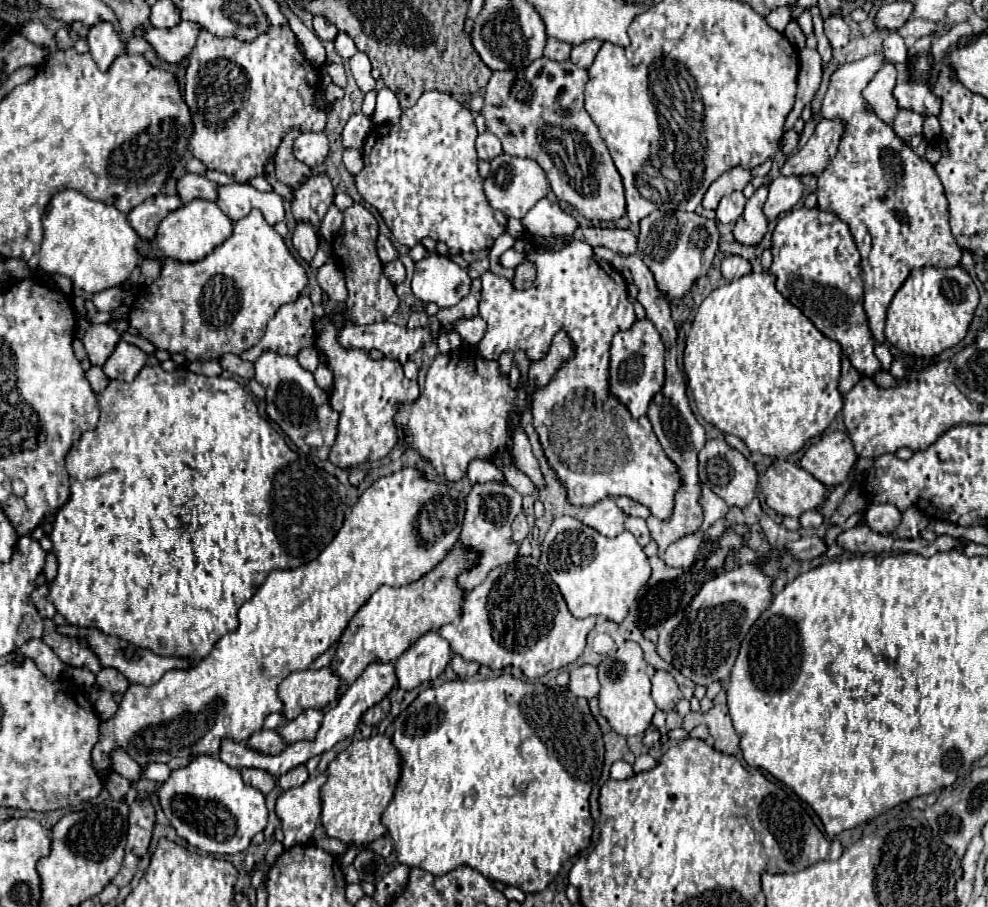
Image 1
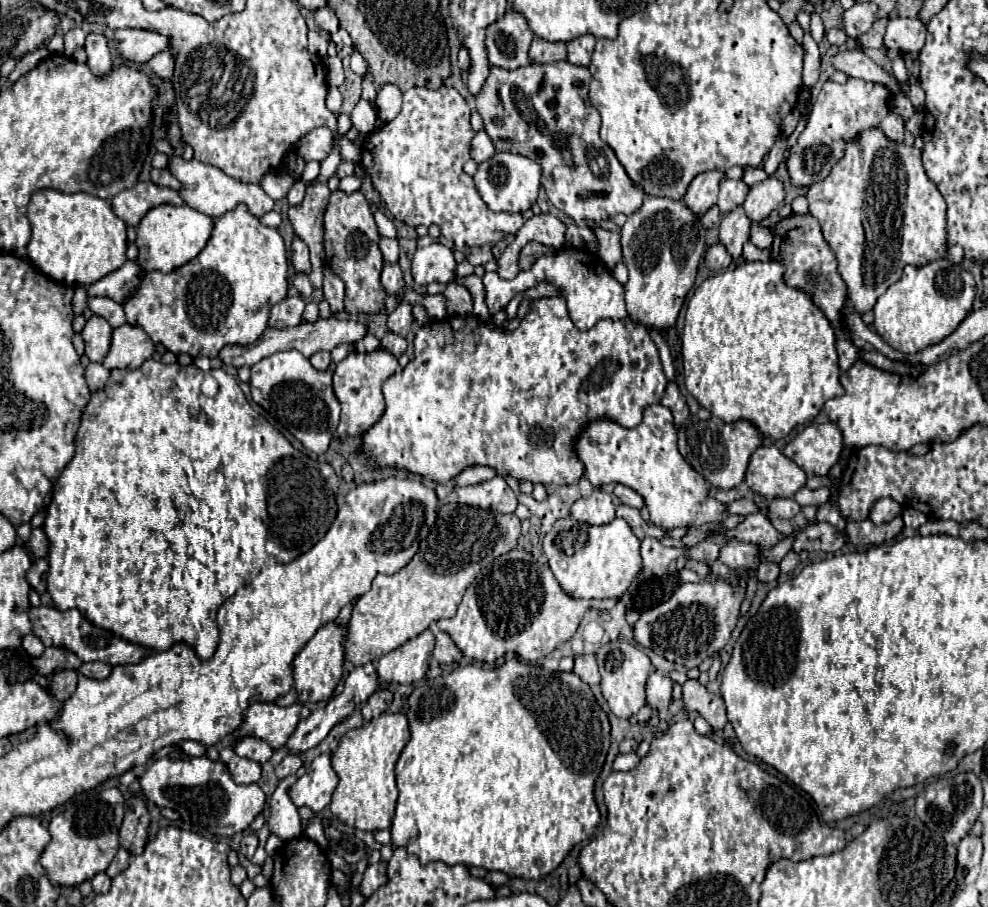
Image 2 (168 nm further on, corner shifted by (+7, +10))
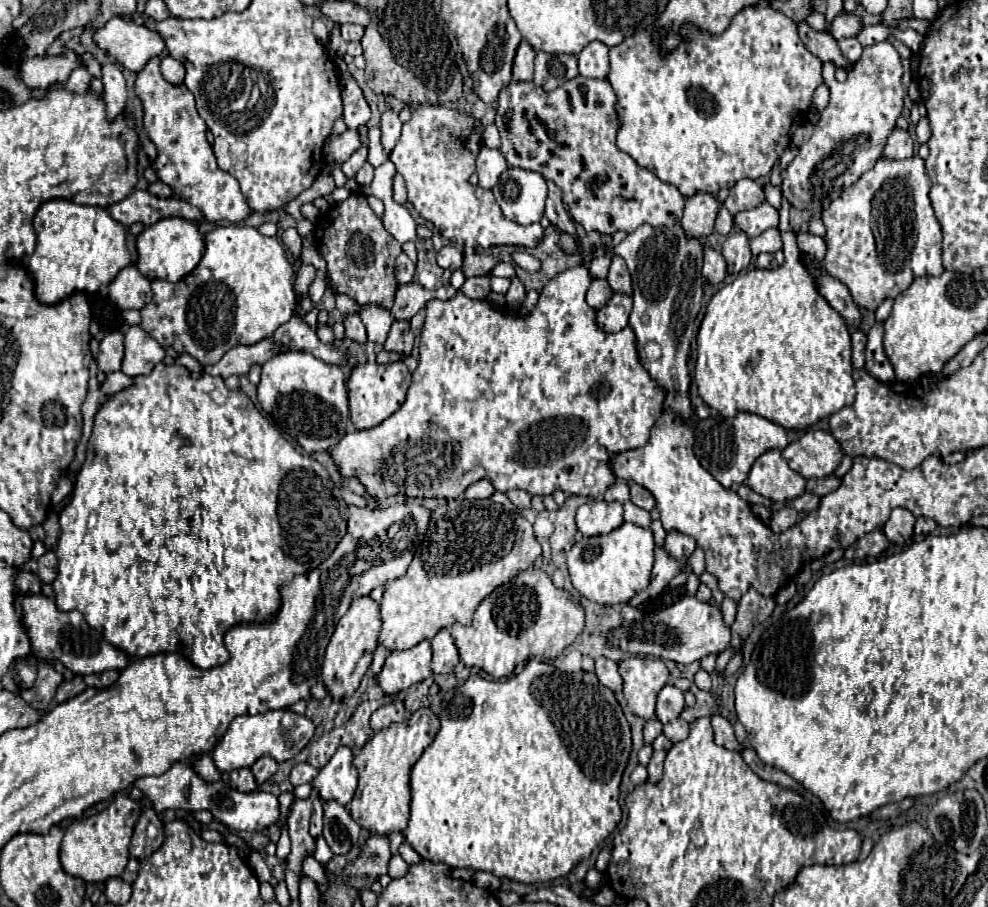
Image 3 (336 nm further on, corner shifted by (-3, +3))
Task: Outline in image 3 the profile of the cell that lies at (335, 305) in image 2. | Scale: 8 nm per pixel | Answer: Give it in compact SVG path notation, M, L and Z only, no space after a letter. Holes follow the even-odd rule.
M356 312L344 316L344 328L346 328L346 336L352 338L354 342L360 342L360 344L366 342L366 330L364 330L364 324Z

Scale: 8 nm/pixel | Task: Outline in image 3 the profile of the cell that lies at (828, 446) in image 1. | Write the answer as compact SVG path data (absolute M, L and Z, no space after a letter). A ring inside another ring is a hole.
M808 430L800 440L788 444L782 456L804 478L826 478L834 474L844 452L830 432Z

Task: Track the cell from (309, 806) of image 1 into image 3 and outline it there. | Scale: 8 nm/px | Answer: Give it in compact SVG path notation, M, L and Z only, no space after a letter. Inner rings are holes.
M340 746L336 750L336 754L324 768L320 768L318 776L312 782L314 790L324 802L336 800L342 806L346 806L352 800L356 784L358 774L352 766L352 750L346 746Z

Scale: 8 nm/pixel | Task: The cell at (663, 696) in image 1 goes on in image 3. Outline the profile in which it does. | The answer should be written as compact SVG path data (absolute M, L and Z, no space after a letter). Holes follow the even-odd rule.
M666 684L660 694L658 694L658 704L656 704L656 716L662 724L674 720L680 716L684 710L684 694L672 684Z

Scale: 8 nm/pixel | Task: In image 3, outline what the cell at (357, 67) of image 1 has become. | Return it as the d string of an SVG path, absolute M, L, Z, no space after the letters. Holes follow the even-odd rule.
M390 108L384 110L382 120L380 120L380 128L382 128L382 146L384 146L384 152L390 154L394 144L398 142L400 128L402 128L402 122L398 120L398 114L392 112Z

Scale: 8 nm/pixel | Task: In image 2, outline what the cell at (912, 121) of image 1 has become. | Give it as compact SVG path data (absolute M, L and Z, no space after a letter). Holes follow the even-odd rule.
M890 111L890 113L882 119L882 123L878 125L878 129L880 129L888 139L892 139L892 141L896 141L896 143L902 143L902 139L904 139L904 119L902 119L900 115L896 115L894 111Z

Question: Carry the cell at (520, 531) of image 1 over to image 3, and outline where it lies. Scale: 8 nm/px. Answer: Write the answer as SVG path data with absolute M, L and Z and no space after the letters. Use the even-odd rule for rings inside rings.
M448 500L444 508L432 512L426 540L414 556L408 572L402 578L386 584L384 588L384 596L380 602L380 646L384 646L388 654L394 650L408 650L422 640L432 640L442 628L452 626L454 622L460 622L464 626L470 624L478 604L494 588L498 588L498 584L504 584L506 580L510 580L510 576L522 572L522 568L530 568L540 552L542 550L538 540L534 538L530 522L516 510L508 510L500 504L494 504L492 500Z

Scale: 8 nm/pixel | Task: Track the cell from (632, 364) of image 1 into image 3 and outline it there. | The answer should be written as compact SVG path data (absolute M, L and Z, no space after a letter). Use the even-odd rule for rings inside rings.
M576 266L576 268L562 272L560 276L556 276L554 280L550 280L546 284L546 288L542 290L542 294L538 298L536 310L528 318L522 318L522 316L514 318L514 312L504 314L504 310L494 312L490 308L490 304L486 304L486 300L470 300L460 290L454 296L454 300L446 300L446 302L430 300L430 304L426 306L426 324L420 332L420 362L412 374L412 384L406 392L404 404L400 406L398 412L394 412L390 418L386 418L376 428L350 432L336 444L336 448L330 454L340 468L340 474L346 478L358 476L360 482L364 484L366 492L378 500L388 498L392 494L424 496L424 498L458 498L470 484L474 484L482 478L494 482L494 488L500 492L520 488L532 496L534 494L544 496L544 494L552 494L554 490L562 490L566 494L596 498L598 494L606 492L606 488L610 484L614 484L614 480L616 480L614 474L610 472L610 456L646 444L646 440L650 438L650 428L664 412L666 390L662 386L658 386L658 382L642 366L642 362L638 358L636 336L634 336L632 328L624 328L616 334L598 330L598 326L594 324L596 310L590 308L584 300L590 282L592 282L592 278L590 278L586 266Z

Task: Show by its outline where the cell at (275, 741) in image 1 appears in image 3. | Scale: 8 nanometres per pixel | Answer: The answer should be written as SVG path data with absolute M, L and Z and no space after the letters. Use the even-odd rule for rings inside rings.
M262 756L252 764L252 772L254 772L258 784L268 782L276 774L276 770L278 770L278 762L272 756Z

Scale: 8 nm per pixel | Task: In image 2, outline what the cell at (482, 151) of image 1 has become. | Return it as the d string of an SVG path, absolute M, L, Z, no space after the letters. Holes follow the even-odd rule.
M478 131L472 139L472 151L470 151L472 159L476 163L482 163L482 161L488 161L488 157L492 157L492 153L496 153L496 149L494 149L490 137L484 131Z

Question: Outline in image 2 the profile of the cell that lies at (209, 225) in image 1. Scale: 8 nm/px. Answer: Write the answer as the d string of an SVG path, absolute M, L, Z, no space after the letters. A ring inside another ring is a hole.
M158 205L154 209L150 209L140 225L136 227L136 247L138 247L138 263L144 271L162 271L162 273L170 273L172 269L178 269L180 265L186 265L188 261L192 261L192 257L196 257L196 253L200 253L200 249L204 249L204 245L208 243L208 237L212 233L214 221L188 207L176 207L176 205Z

